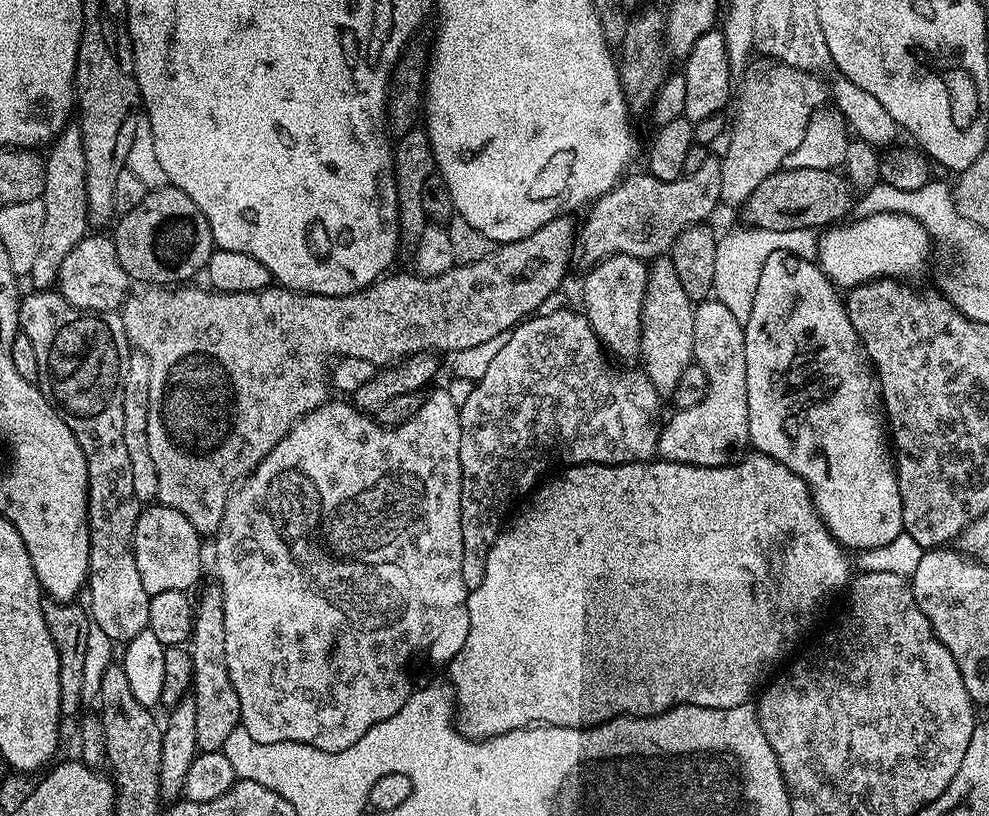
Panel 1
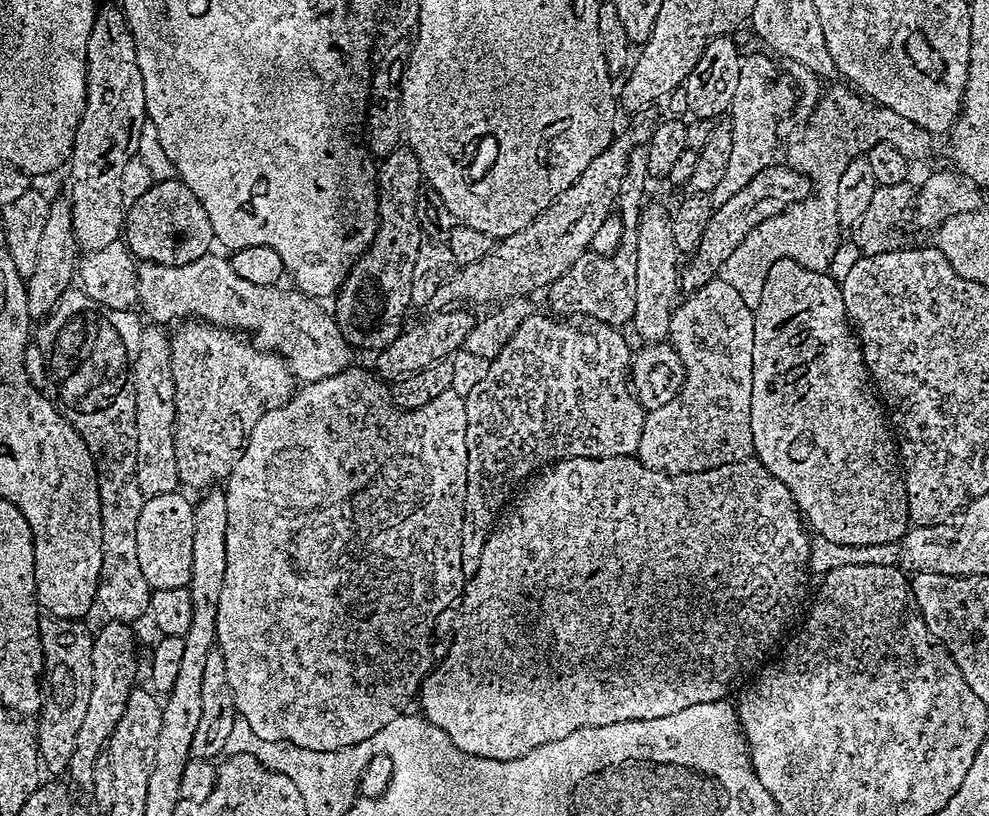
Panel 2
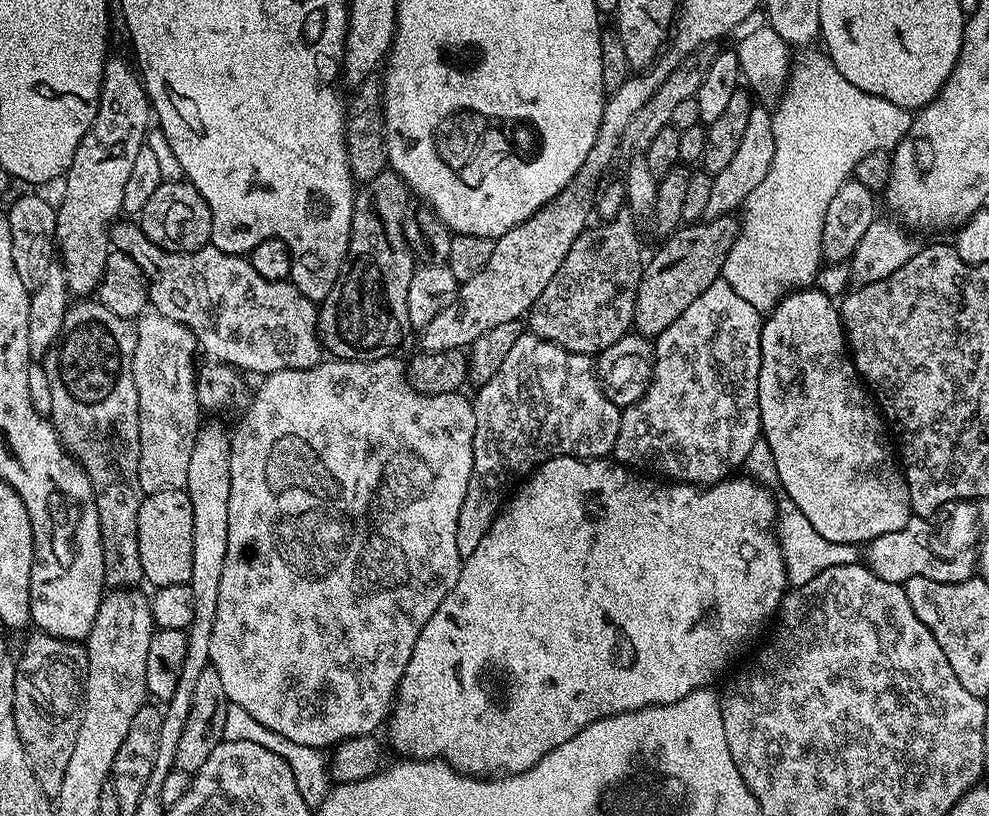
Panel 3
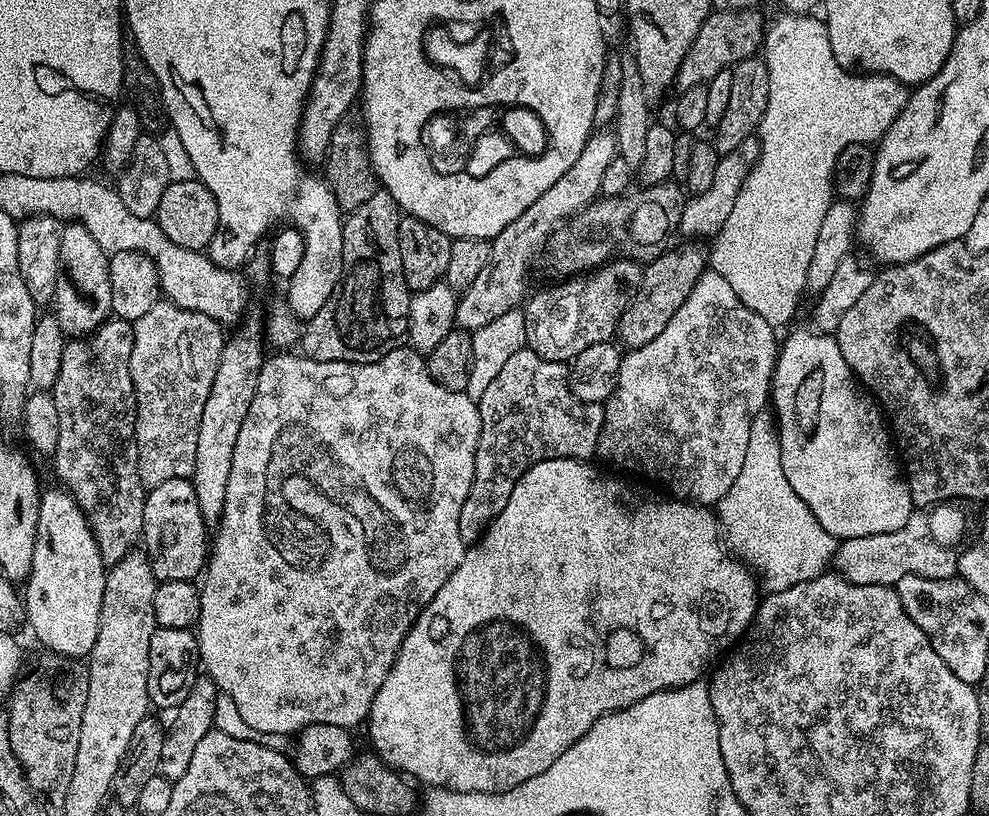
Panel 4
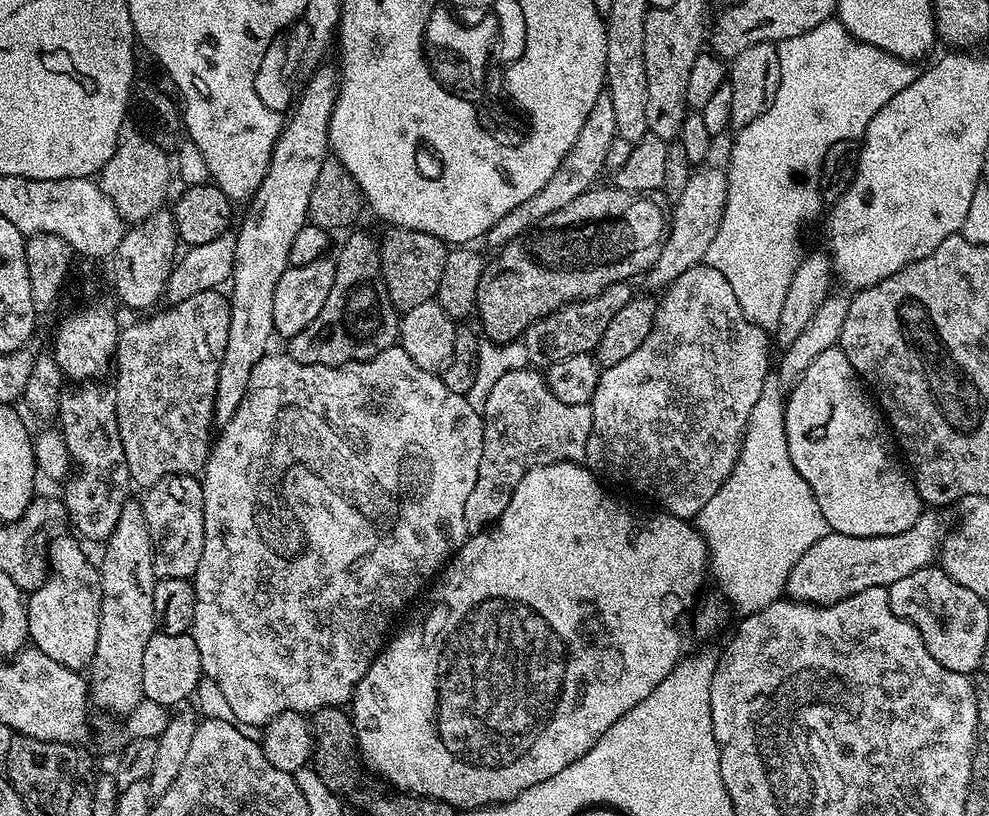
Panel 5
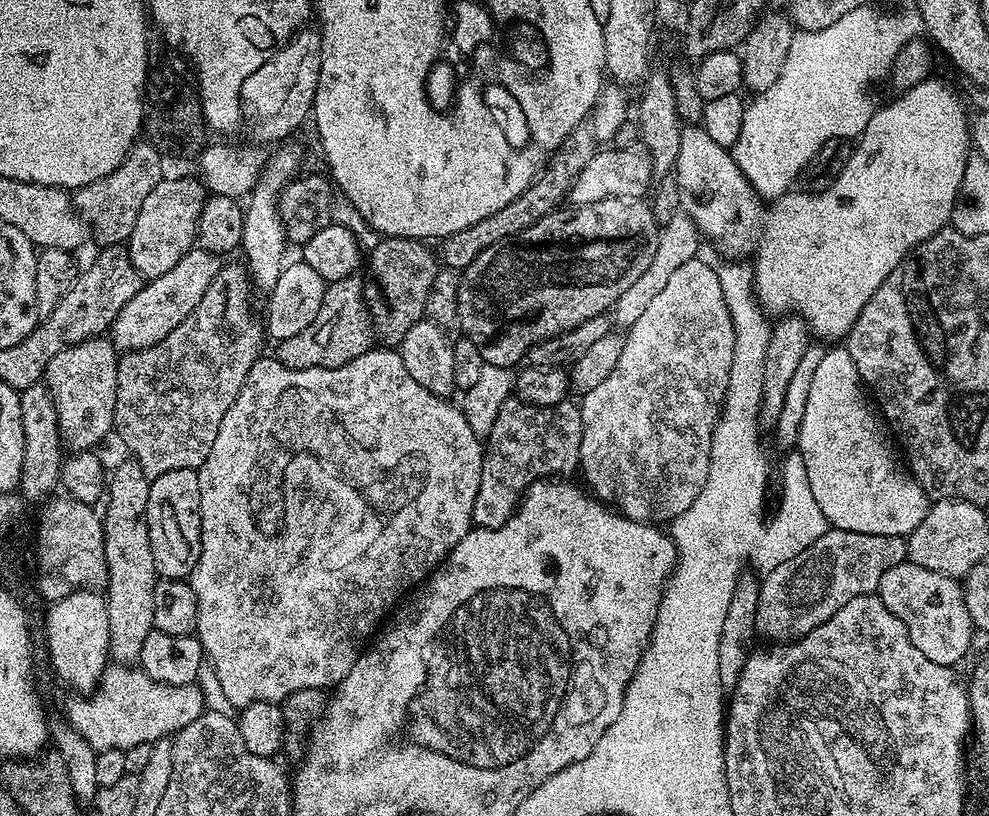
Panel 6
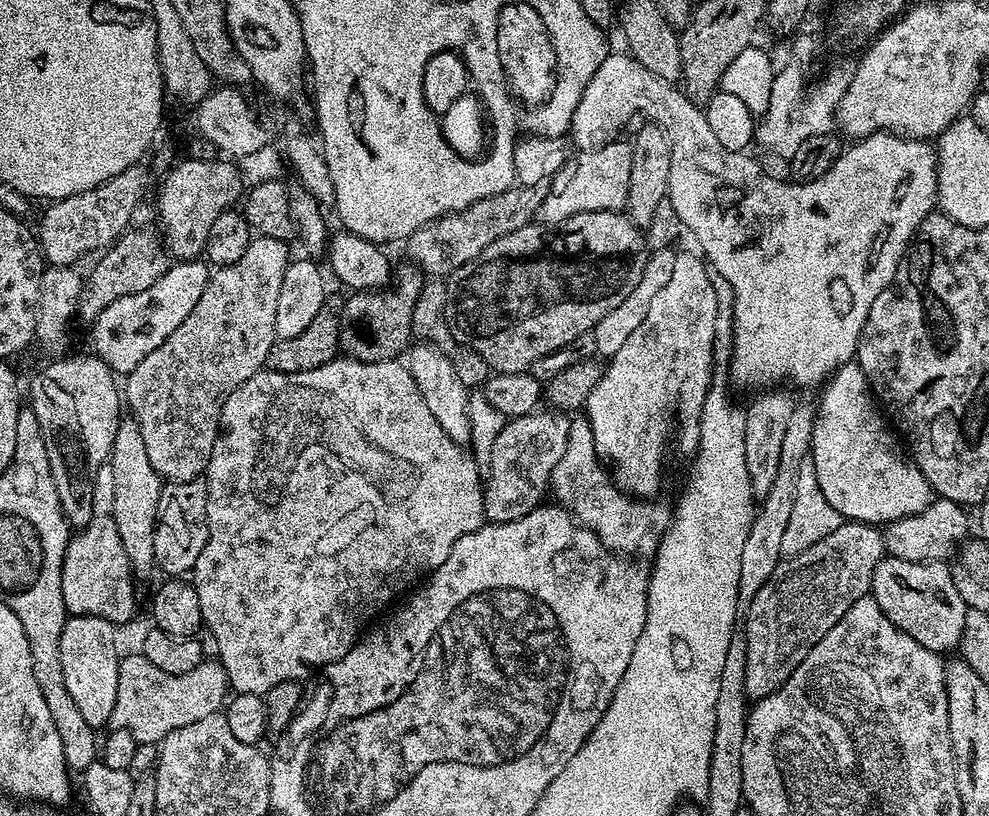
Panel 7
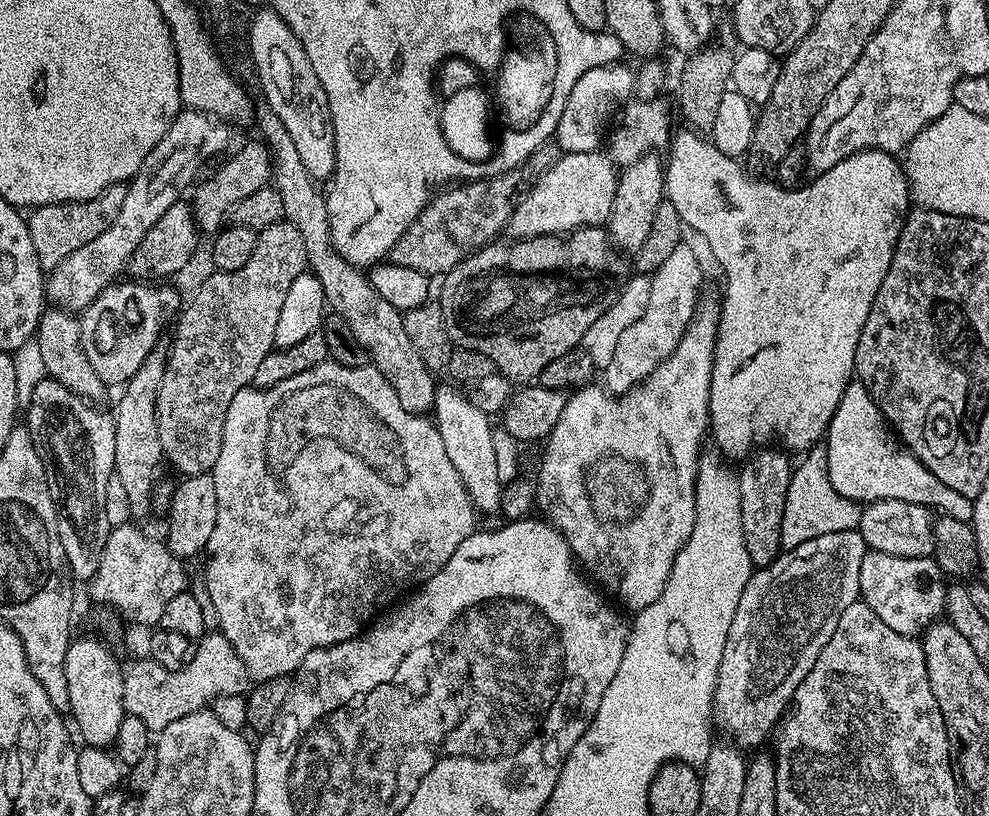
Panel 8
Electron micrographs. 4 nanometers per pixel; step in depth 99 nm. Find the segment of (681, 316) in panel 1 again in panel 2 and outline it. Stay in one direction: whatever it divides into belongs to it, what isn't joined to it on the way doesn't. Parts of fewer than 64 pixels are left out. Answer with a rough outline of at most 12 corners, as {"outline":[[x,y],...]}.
{"outline":[[645,203],[636,221],[638,286],[631,327],[669,339],[682,256],[669,209]]}

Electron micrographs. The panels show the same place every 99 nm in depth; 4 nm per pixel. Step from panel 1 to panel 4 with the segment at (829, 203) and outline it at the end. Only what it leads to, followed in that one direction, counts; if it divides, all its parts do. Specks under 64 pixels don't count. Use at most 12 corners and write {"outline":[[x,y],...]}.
{"outline":[[696,242],[643,265],[616,327],[625,349],[666,330],[706,270]]}

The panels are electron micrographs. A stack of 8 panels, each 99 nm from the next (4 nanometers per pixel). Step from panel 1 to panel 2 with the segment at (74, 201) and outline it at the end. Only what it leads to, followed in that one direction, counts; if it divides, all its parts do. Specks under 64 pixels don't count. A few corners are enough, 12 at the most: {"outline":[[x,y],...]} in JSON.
{"outline":[[53,199],[38,263],[29,317],[51,315],[77,276],[72,205]]}

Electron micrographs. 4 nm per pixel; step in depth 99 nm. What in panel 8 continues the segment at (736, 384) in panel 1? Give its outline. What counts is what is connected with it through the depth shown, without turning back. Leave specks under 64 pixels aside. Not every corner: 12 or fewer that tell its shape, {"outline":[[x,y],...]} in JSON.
{"outline":[[695,250],[651,273],[650,303],[602,370],[613,394],[675,350],[700,303]]}

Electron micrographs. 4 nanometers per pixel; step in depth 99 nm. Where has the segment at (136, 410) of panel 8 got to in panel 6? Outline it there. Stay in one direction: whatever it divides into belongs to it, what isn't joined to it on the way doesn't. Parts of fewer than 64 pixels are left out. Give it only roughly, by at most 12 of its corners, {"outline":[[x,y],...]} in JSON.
{"outline":[[125,458],[103,509],[108,651],[135,665],[153,630],[150,478]]}

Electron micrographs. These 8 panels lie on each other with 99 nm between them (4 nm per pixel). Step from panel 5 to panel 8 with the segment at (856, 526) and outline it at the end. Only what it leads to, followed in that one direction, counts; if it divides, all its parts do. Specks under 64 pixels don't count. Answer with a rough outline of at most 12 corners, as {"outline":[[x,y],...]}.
{"outline":[[864,384],[830,418],[830,482],[971,521],[972,501],[902,446]]}

